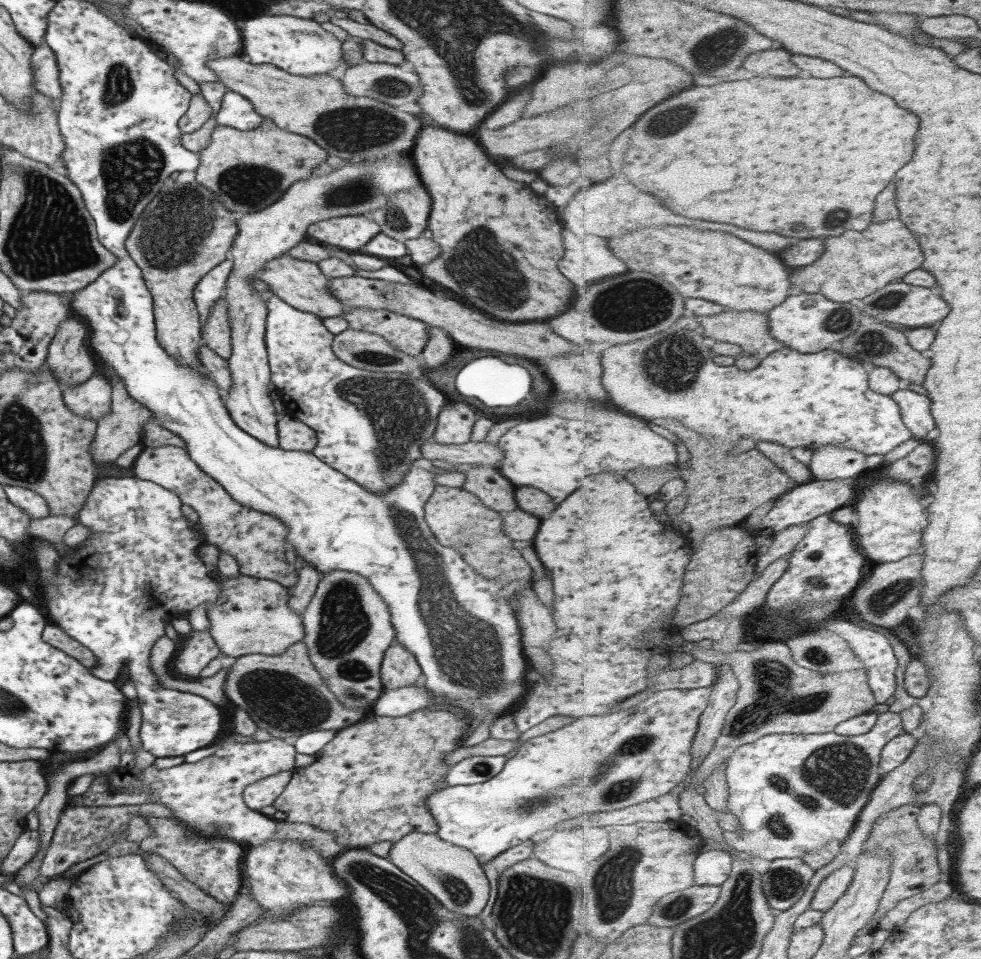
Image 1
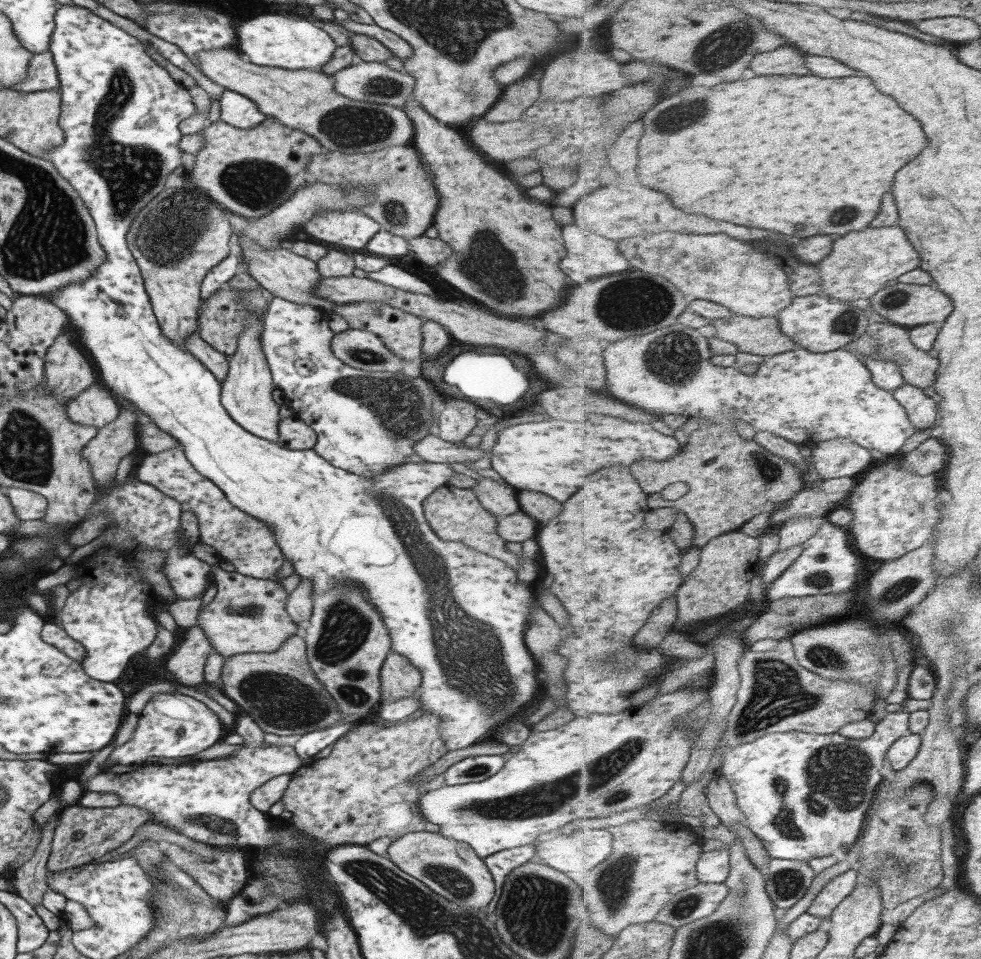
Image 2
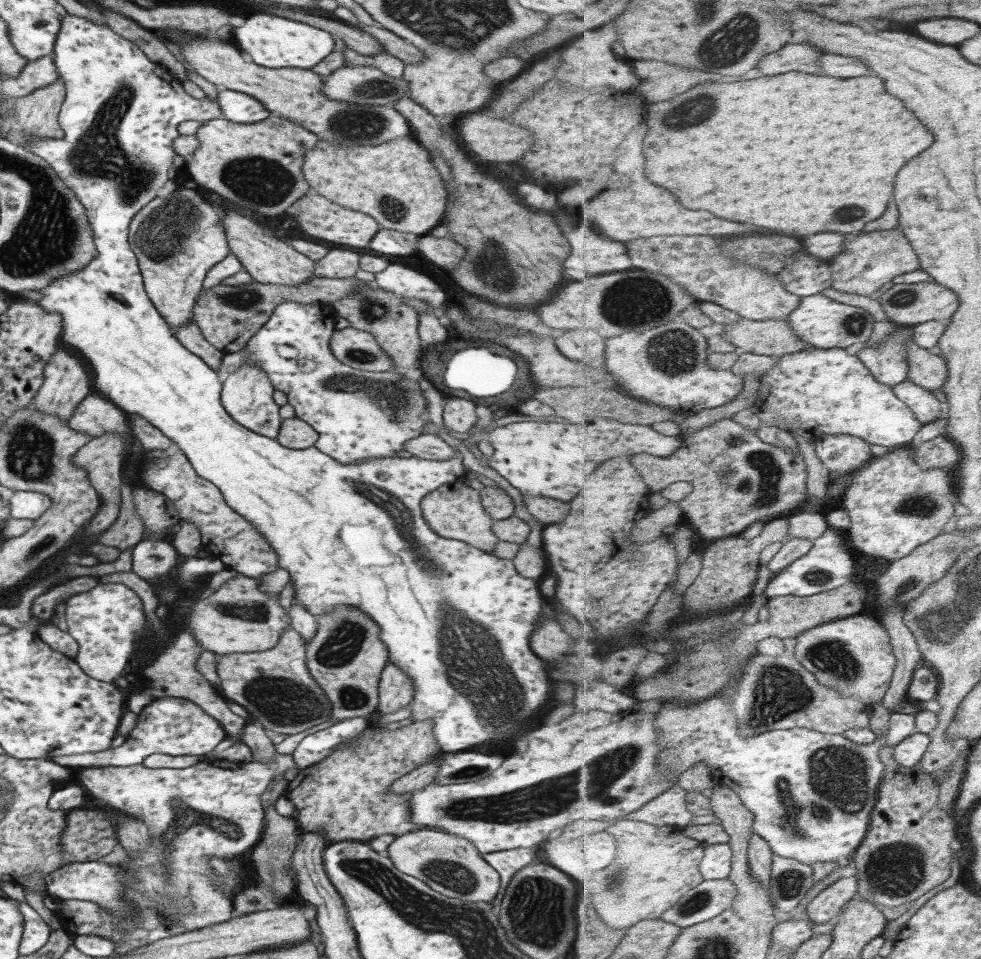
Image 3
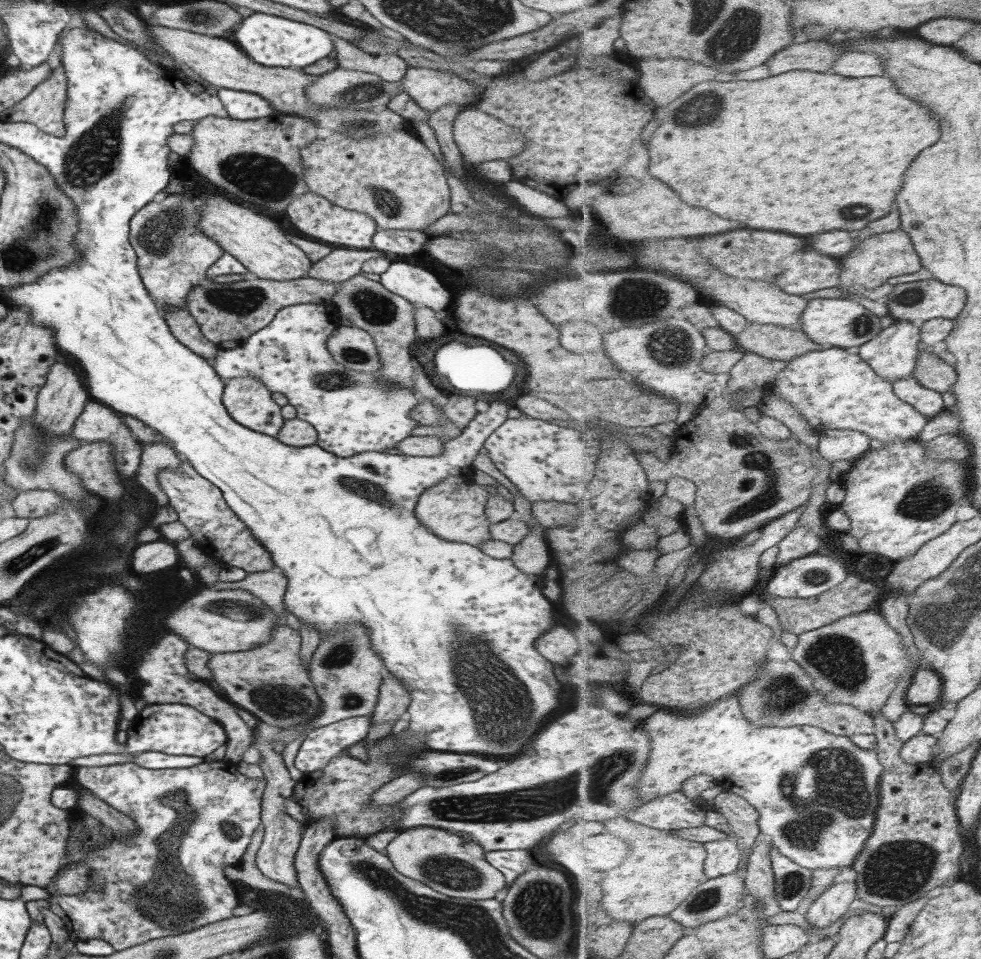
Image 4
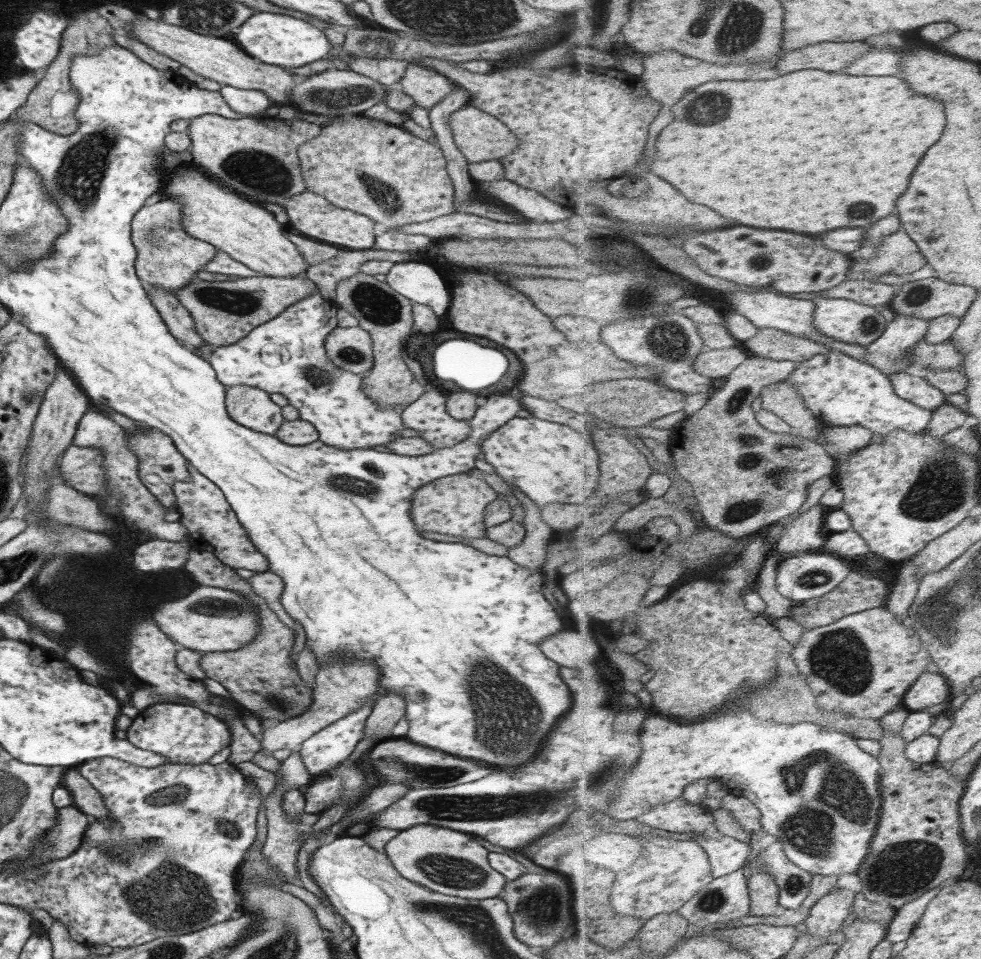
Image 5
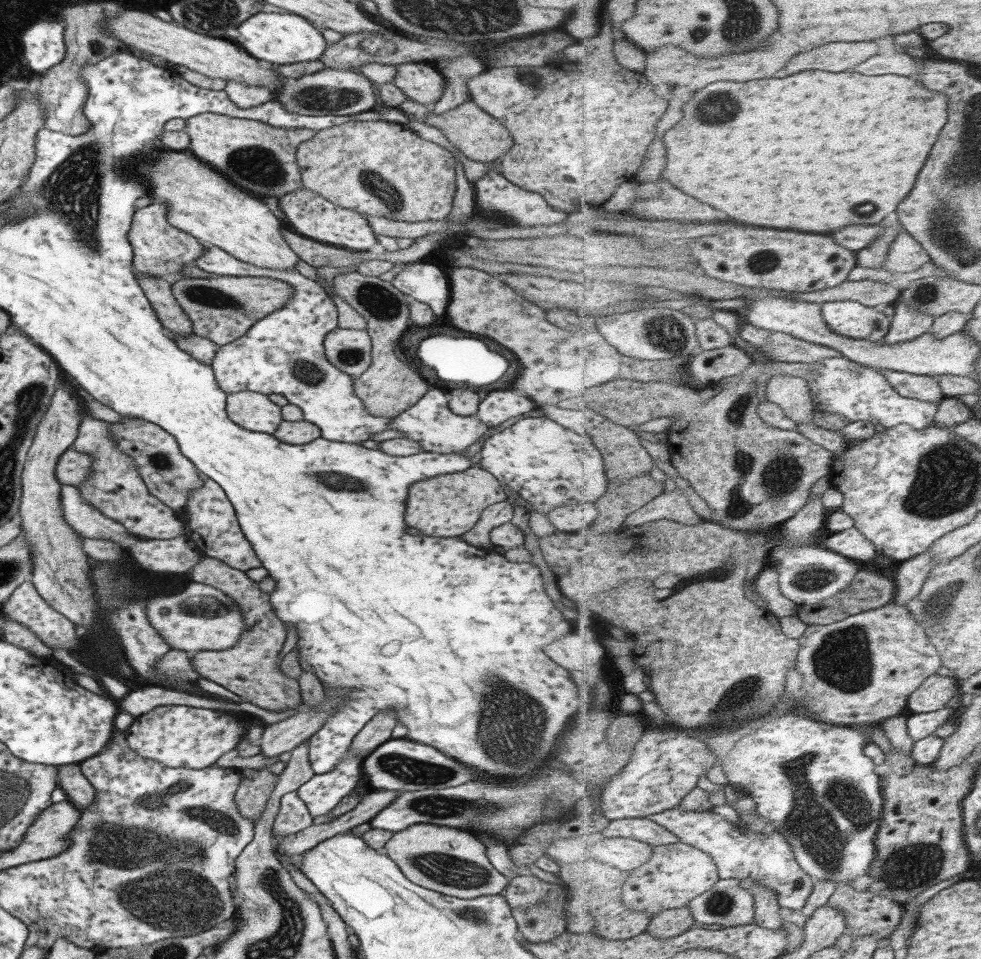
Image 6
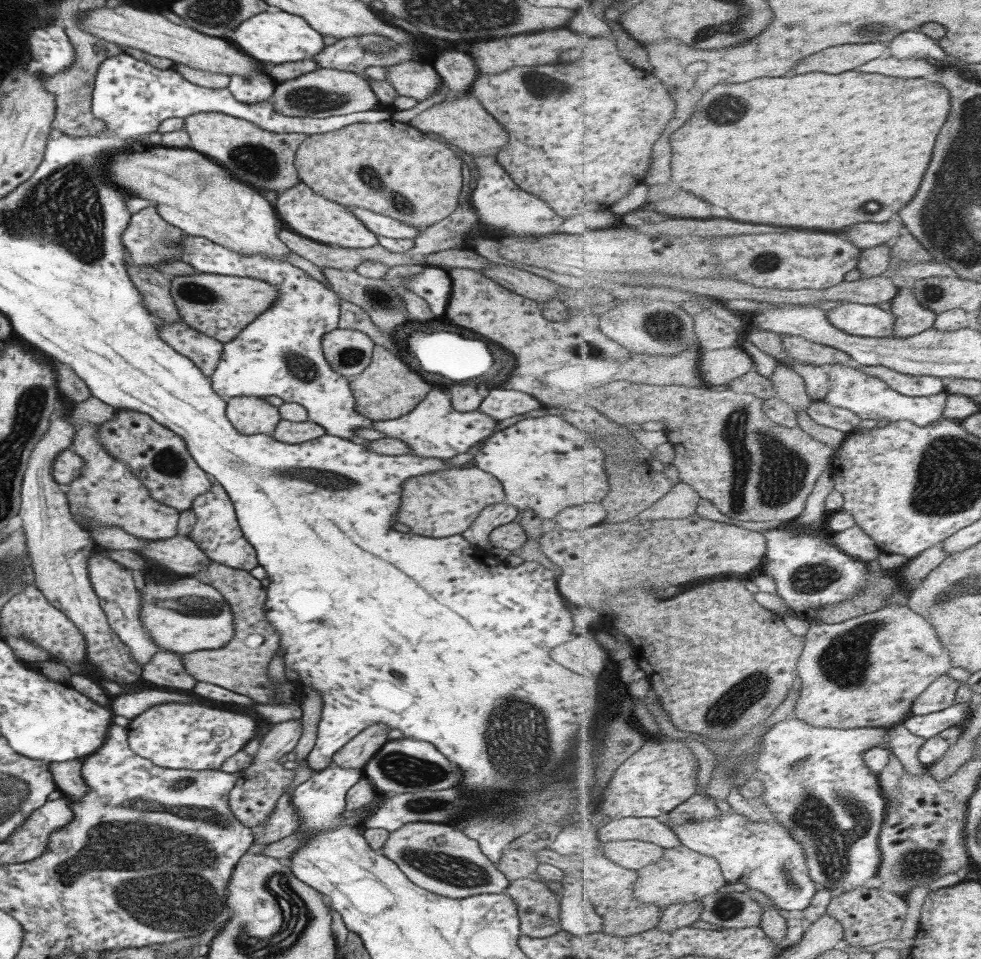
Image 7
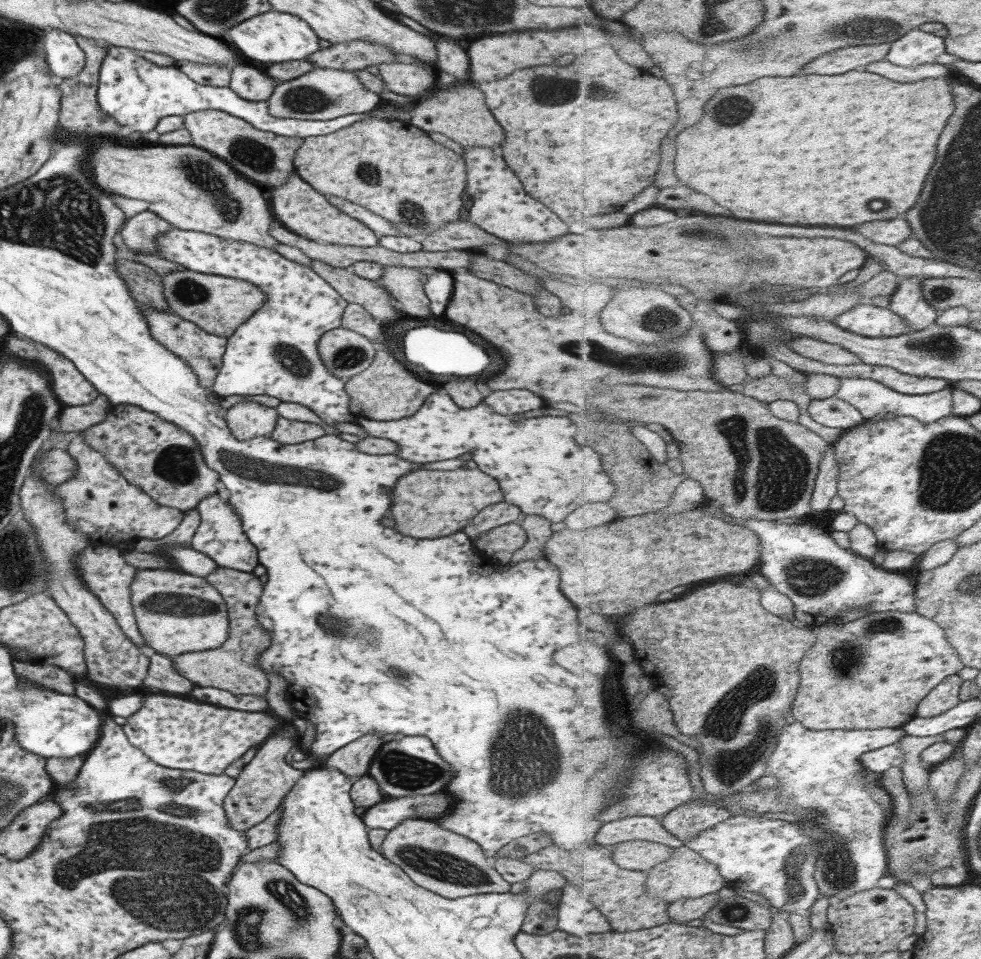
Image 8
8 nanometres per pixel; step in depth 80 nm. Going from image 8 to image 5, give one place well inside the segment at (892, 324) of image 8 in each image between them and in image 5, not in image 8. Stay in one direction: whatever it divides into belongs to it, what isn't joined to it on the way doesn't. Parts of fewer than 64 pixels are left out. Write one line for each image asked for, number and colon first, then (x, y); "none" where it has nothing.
5: (843, 319)
6: (855, 320)
7: (862, 320)

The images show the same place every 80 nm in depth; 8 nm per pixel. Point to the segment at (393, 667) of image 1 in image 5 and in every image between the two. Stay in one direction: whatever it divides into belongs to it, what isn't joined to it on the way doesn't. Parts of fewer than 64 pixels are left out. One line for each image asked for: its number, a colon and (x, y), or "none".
2: (398, 679)
3: (395, 690)
4: (392, 701)
5: (388, 709)

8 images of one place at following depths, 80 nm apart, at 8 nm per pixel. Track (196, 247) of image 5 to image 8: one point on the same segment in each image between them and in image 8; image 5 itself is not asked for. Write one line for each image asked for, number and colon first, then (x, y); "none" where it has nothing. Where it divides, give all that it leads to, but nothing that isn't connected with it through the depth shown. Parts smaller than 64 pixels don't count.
6: (160, 250)
7: (150, 241)
8: (138, 232)

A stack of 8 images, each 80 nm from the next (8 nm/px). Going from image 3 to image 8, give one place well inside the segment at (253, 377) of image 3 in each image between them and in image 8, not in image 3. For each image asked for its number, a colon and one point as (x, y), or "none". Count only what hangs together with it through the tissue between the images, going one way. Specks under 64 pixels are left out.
4: (248, 402)
5: (250, 407)
6: (252, 411)
7: (247, 414)
8: (247, 419)

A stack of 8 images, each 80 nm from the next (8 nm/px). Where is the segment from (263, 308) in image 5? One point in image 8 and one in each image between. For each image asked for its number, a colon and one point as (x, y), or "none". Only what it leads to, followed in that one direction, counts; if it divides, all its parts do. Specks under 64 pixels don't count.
6: (221, 309)
7: (218, 306)
8: (218, 305)

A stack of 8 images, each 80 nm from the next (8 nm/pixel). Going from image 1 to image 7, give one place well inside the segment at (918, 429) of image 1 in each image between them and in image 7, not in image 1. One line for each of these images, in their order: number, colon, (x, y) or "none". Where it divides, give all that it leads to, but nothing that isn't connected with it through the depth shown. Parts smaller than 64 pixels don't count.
2: (923, 411)
3: (927, 408)
4: (929, 402)
5: (918, 390)
6: (923, 387)
7: (906, 384)

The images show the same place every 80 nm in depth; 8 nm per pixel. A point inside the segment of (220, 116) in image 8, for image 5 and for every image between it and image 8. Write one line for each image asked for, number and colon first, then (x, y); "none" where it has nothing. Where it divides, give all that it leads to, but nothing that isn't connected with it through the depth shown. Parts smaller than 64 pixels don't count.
5: (255, 156)
6: (259, 158)
7: (264, 160)

